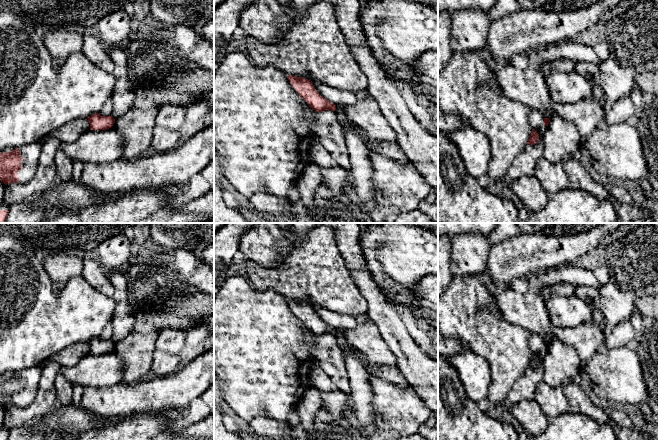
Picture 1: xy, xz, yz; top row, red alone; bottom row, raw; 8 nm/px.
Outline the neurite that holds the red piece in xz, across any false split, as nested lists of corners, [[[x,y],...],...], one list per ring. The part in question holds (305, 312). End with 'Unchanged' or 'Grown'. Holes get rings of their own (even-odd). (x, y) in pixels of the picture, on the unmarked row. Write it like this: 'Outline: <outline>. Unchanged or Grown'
Outline: [[[289,299],[287,302],[313,334],[317,336],[323,336],[325,334],[336,335],[336,329],[321,320],[315,313],[312,305],[293,299]]]. Unchanged

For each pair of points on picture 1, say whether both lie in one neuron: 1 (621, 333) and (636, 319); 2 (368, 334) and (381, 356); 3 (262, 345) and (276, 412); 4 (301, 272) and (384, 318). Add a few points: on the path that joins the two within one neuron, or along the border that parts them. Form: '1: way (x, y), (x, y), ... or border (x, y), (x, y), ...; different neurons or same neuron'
1: way (625, 329), (632, 322); same neuron
2: way (368, 339), (376, 351); same neuron
3: way (262, 362), (263, 367), (273, 382), (276, 395); same neuron
4: border (357, 286), (360, 294), (366, 300), (367, 313); different neurons

